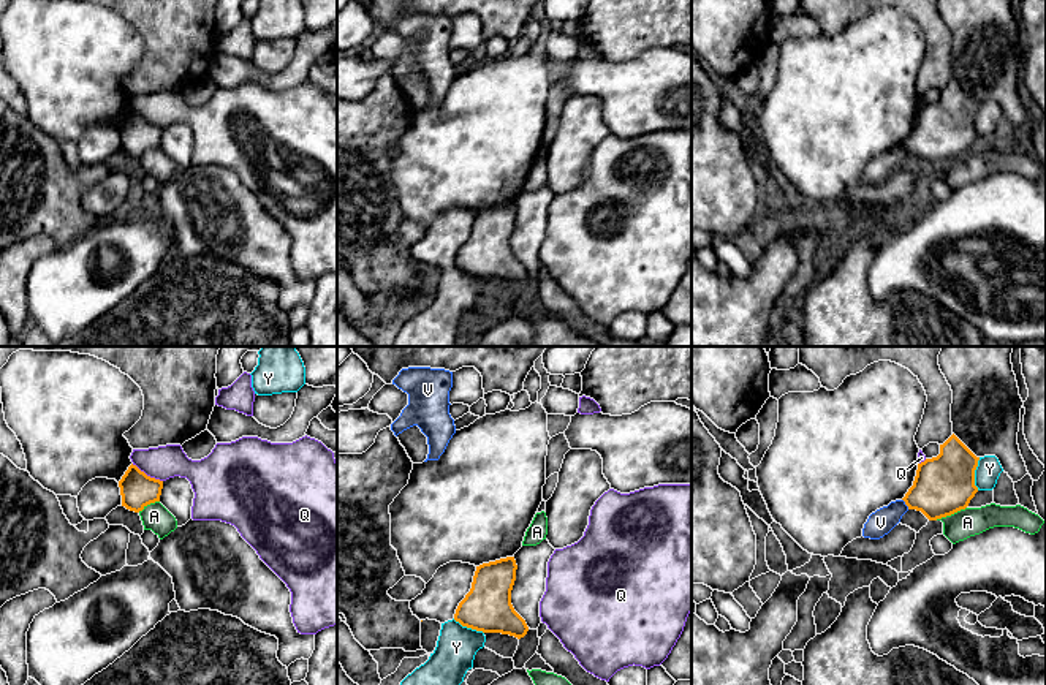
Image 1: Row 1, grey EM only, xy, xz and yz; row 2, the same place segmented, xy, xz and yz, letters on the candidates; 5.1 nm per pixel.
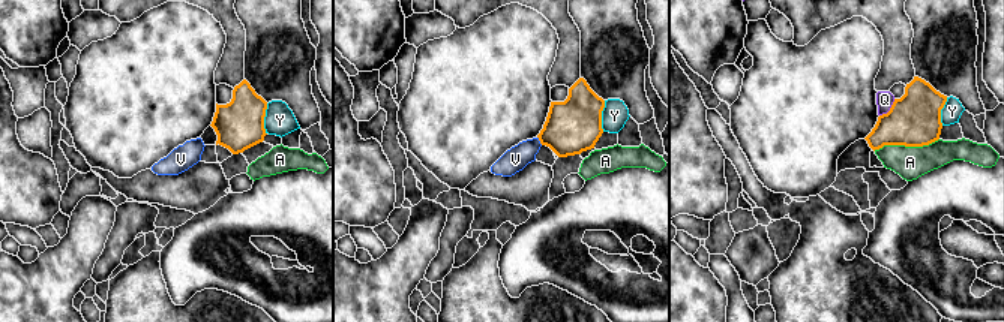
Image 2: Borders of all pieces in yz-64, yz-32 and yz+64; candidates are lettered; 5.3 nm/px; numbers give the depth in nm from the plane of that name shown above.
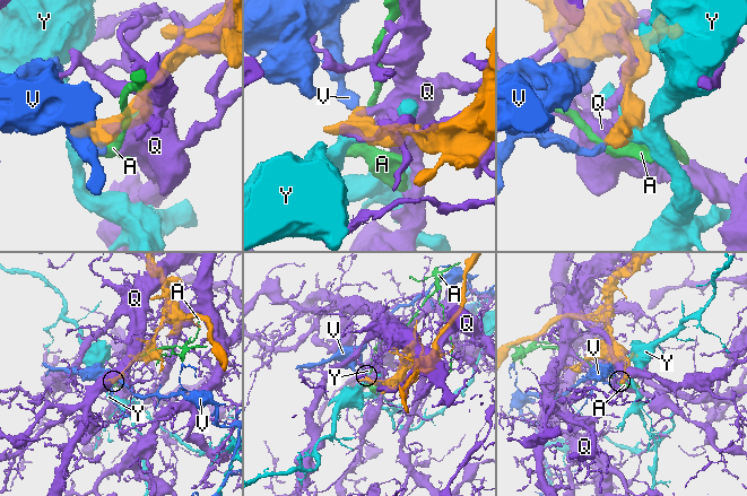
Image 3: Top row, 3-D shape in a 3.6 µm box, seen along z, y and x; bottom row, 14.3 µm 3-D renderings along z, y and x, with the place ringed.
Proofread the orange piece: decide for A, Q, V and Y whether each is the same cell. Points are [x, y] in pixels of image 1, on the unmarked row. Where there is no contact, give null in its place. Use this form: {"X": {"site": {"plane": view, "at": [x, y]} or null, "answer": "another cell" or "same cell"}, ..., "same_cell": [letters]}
{"A": {"site": {"plane": "yz", "at": [950, 160]}, "answer": "another cell"}, "Q": {"site": {"plane": "xy", "at": [146, 121]}, "answer": "another cell"}, "V": {"site": {"plane": "yz", "at": [905, 149]}, "answer": "another cell"}, "Y": {"site": {"plane": "yz", "at": [973, 119]}, "answer": "another cell"}, "same_cell": []}

